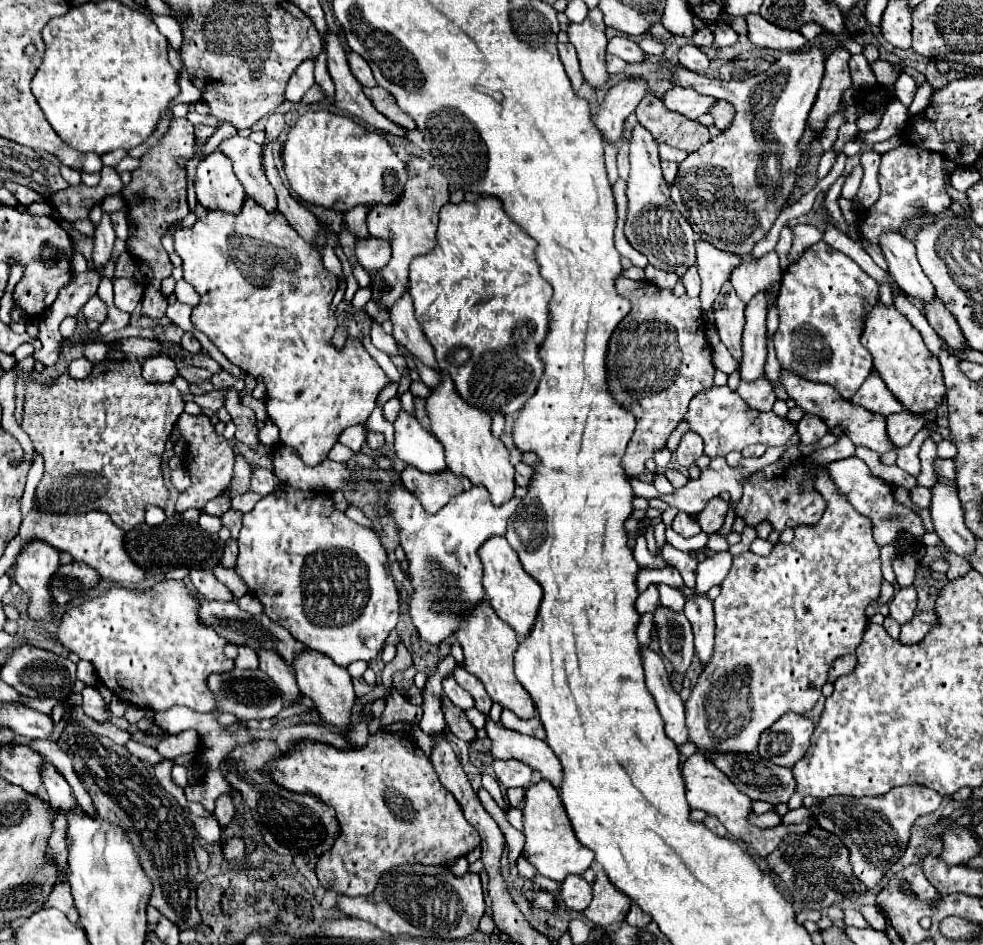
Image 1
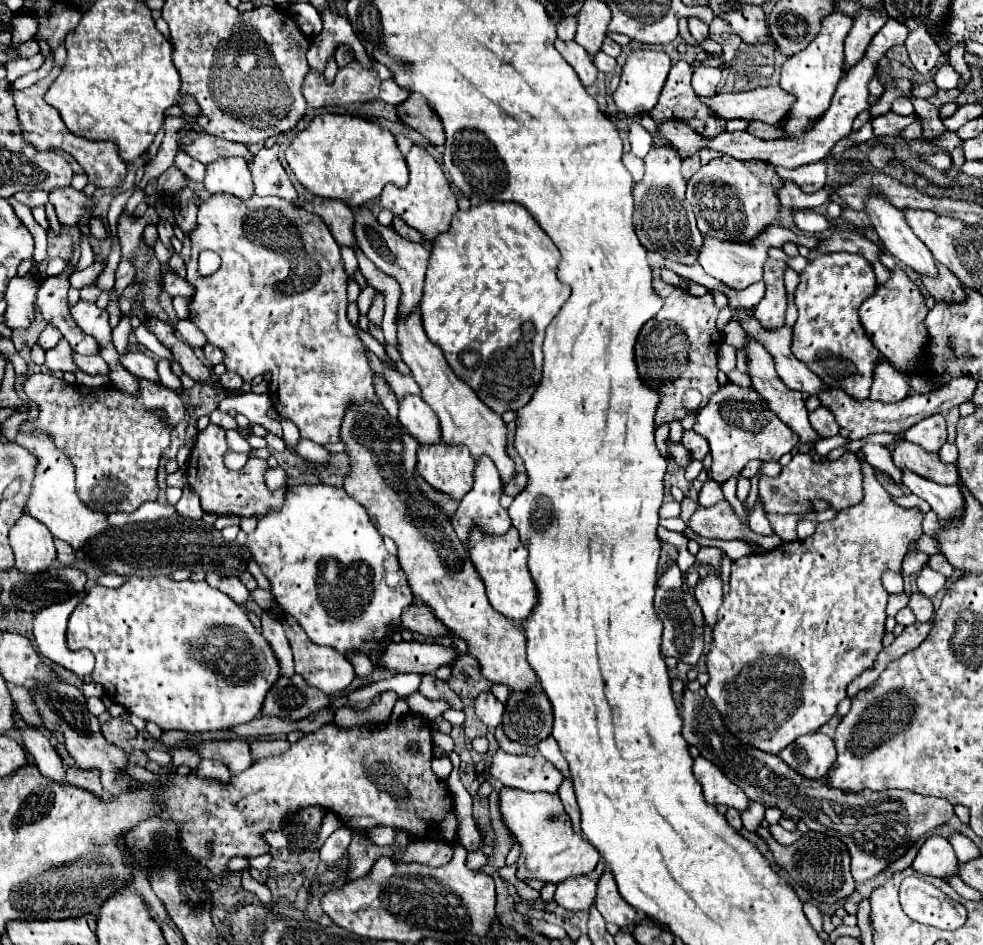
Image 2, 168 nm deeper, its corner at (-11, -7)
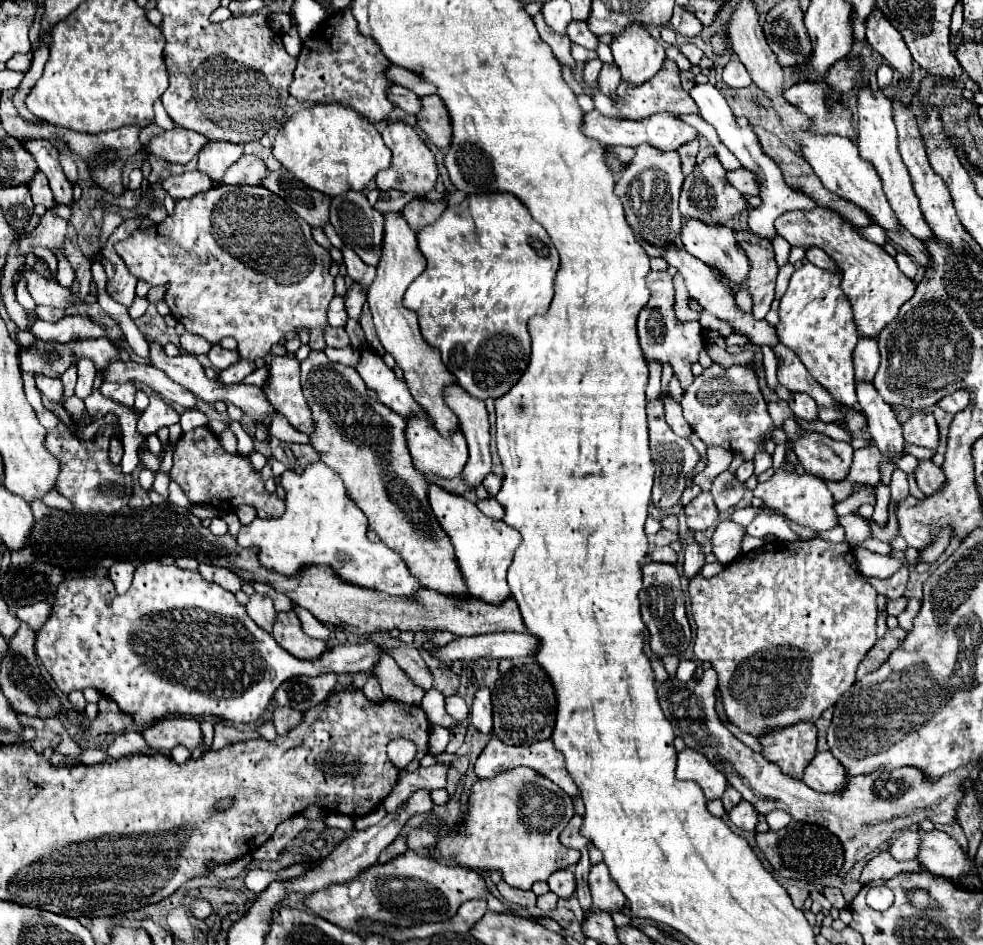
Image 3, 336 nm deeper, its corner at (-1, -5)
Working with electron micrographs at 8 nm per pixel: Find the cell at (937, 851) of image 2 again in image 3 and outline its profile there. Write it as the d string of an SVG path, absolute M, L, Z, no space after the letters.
M904 831L902 835L896 837L888 851L898 861L910 861L916 859L916 847L920 847L920 835L916 831Z

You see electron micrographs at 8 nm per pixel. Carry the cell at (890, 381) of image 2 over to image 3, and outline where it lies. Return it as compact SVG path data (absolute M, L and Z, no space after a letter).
M860 337L856 349L854 349L854 369L856 369L856 381L862 383L874 383L876 367L880 365L880 353L874 339Z

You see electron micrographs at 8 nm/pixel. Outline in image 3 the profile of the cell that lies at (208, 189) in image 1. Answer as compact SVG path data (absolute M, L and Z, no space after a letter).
M208 143L204 151L198 153L198 171L210 175L214 185L220 185L228 167L232 167L242 157L242 145L234 143Z

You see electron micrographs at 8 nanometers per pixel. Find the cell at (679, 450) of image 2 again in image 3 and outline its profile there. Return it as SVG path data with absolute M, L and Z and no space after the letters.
M660 399L654 403L648 403L648 427L650 427L650 451L656 461L656 479L654 479L654 489L652 489L652 501L656 507L666 509L680 501L684 483L686 483L686 475L696 467L698 453L688 439L676 437L672 433L672 429L668 427L668 423L664 419L664 407L662 407Z

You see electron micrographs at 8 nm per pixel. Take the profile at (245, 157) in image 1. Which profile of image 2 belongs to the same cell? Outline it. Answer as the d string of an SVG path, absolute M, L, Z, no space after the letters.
M198 133L192 137L190 145L184 145L180 141L180 149L190 155L192 159L200 161L202 165L208 165L210 161L214 161L214 157L246 157L248 161L252 159L252 153L248 151L246 145L238 145L232 141L222 141L220 137L210 137L206 133Z

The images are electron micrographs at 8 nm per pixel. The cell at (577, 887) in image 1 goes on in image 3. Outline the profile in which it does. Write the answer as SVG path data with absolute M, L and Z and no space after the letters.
M562 869L562 871L552 873L550 879L548 879L548 885L550 885L550 891L556 893L560 899L568 899L576 891L574 873L570 869Z

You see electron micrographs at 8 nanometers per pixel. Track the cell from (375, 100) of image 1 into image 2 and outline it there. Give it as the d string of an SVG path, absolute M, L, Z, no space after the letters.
M412 93L402 105L396 107L396 111L398 111L398 117L408 127L412 127L418 133L422 133L424 137L428 137L434 145L444 147L446 135L444 135L442 121L440 121L438 113L428 105L428 101L420 93Z

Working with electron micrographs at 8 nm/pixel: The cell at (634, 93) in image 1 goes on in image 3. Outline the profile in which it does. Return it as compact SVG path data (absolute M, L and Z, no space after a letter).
M632 23L626 31L616 35L610 47L614 61L622 71L622 81L634 87L652 79L666 59L664 47L638 23Z

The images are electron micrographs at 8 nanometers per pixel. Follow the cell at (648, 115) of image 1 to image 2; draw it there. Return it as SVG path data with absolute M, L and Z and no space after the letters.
M680 60L674 63L660 99L650 111L650 117L658 119L658 123L668 121L668 117L686 117L686 121L690 121L698 133L714 137L714 133L722 133L722 129L726 129L726 121L716 117L710 107L698 101L696 93L692 91L690 77L692 69L687 62Z

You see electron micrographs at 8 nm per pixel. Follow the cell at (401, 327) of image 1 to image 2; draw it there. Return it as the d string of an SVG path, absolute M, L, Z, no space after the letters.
M360 207L354 213L354 237L358 247L362 249L362 253L384 273L388 273L390 277L394 277L400 287L402 287L402 299L400 299L400 315L408 315L410 311L414 311L420 303L422 297L422 287L424 287L424 273L428 267L428 259L430 259L430 247L422 245L422 243L412 243L404 237L400 237L390 225L380 225L378 219L372 215L370 209Z

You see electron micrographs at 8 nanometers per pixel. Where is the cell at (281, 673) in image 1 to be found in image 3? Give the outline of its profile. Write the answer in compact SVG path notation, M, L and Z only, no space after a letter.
M254 593L250 597L248 605L246 605L246 611L252 617L252 621L258 623L260 629L272 633L272 623L274 623L276 611L274 611L274 605L272 605L272 601L268 597L262 597L262 595Z

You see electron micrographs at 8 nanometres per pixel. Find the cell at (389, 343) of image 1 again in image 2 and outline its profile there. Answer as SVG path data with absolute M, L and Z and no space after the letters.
M376 291L374 299L370 303L370 309L368 309L368 319L374 325L382 325L382 313L384 313L384 293Z

